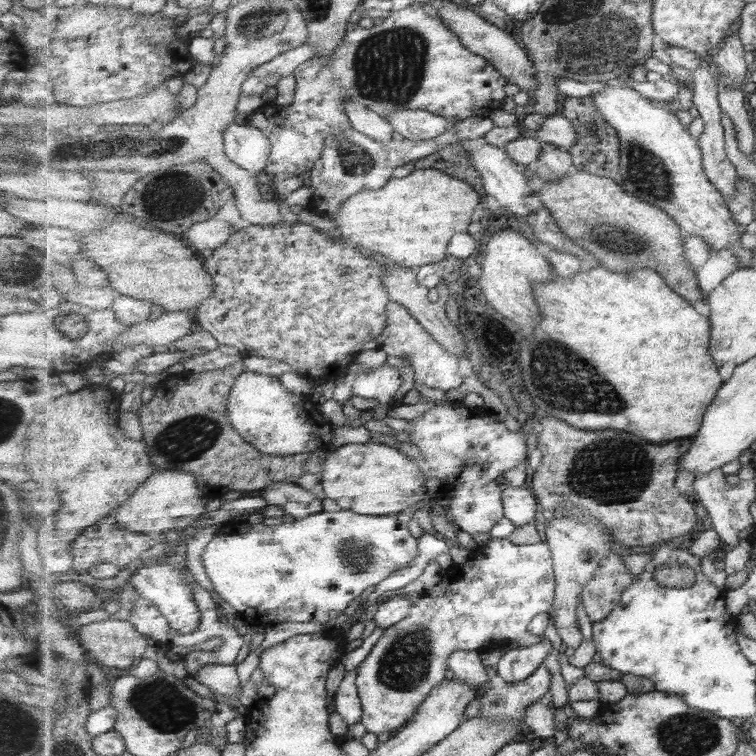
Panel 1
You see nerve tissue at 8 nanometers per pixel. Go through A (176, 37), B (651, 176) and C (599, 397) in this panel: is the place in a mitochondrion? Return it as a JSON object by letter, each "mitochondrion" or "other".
{"A":"other","B":"mitochondrion","C":"mitochondrion"}

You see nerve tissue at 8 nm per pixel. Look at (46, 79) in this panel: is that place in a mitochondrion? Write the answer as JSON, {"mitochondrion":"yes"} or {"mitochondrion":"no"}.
{"mitochondrion":"no"}

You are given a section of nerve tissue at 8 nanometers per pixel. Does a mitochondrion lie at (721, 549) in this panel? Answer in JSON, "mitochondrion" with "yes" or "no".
{"mitochondrion":"no"}

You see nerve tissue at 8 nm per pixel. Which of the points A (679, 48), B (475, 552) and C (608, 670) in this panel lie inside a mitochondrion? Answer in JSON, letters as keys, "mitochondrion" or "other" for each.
{"A":"other","B":"other","C":"other"}

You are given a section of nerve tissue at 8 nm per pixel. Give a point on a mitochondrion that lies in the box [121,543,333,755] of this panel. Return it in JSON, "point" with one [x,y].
{"point":[164,706]}

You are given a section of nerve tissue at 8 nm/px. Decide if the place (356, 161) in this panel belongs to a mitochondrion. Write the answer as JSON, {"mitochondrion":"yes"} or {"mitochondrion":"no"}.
{"mitochondrion":"yes"}

